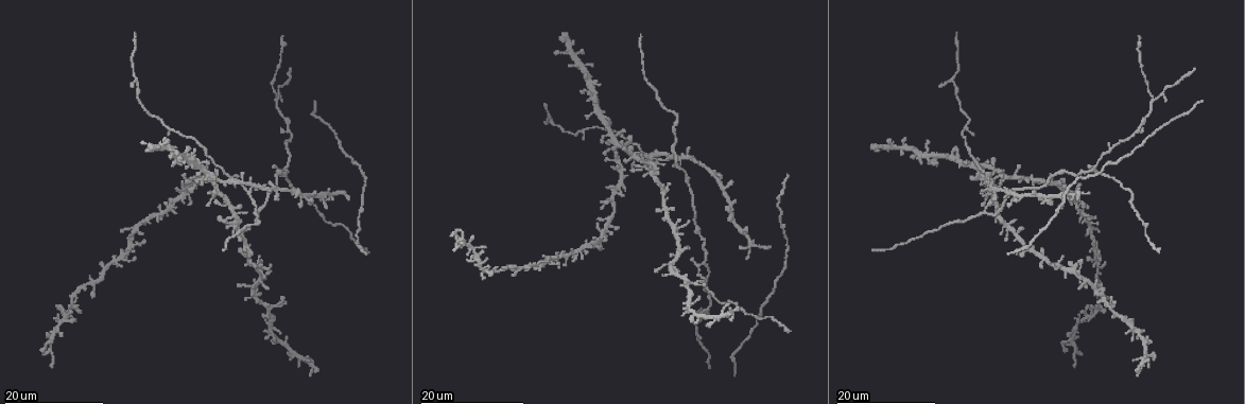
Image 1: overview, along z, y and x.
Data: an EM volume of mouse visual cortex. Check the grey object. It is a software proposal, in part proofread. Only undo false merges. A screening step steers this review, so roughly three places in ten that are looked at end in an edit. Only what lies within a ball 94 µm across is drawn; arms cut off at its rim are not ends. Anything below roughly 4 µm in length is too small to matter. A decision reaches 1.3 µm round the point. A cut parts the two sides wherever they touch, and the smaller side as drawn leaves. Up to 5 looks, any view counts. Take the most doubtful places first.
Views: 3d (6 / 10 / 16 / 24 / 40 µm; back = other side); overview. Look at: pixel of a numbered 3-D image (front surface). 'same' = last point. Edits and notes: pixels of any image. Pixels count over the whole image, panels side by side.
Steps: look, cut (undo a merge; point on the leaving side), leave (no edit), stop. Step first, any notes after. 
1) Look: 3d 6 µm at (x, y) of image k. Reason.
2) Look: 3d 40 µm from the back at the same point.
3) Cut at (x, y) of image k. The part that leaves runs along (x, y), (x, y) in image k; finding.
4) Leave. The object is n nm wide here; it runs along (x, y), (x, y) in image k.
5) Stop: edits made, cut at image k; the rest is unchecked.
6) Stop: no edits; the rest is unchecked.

Look: 3d 16 µm at (233, 178) of image 1. Looks like a crossing.

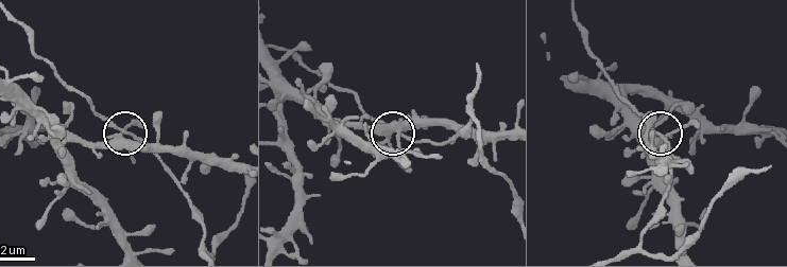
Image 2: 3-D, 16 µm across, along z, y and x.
Look: 3d 6 µm at (656, 136) of image 2. Zoom in.

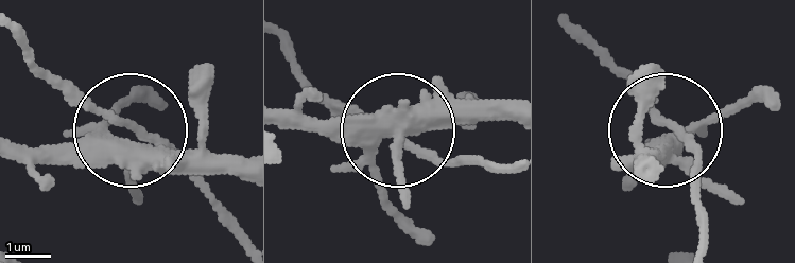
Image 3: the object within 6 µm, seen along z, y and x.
Leave. One neuron here.

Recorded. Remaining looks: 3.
Look: 3d 24 µm at (276, 100) of image 1. Arms part here.

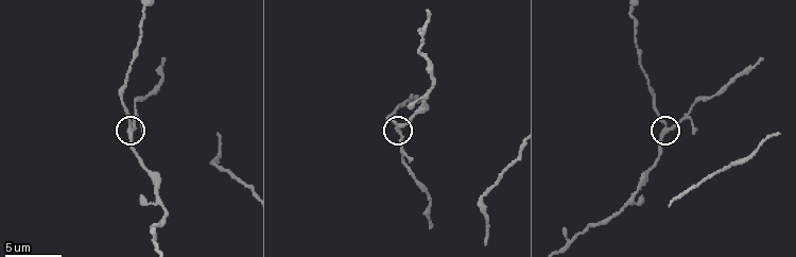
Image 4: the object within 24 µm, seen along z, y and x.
Look: 3d 6 µm at (132, 131) of image 4.

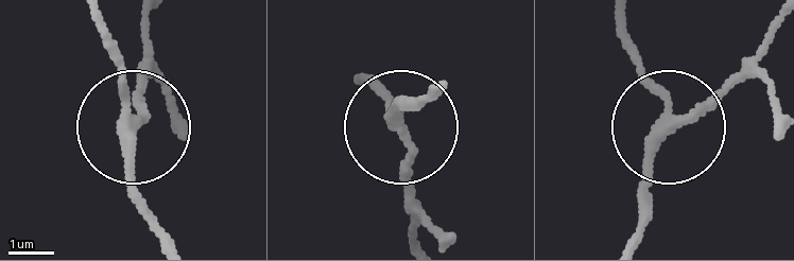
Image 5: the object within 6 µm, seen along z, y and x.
Leave. 3 arms meet here; it runs along (162, 243), (136, 175), (148, 31) in image 5; all the same neuron.

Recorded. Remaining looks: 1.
Look: 3d 6 µm at (156, 193) of image 4. Side arm on a straight run.

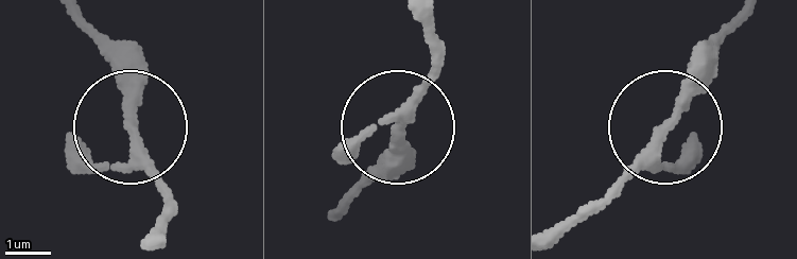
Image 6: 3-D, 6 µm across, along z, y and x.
Leave. 3 arms meet here; it runs along (153, 240), (161, 187), (126, 119), (119, 42) in image 6; one neuron here.

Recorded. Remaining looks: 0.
Stop: no edits; the rest is unchecked.

